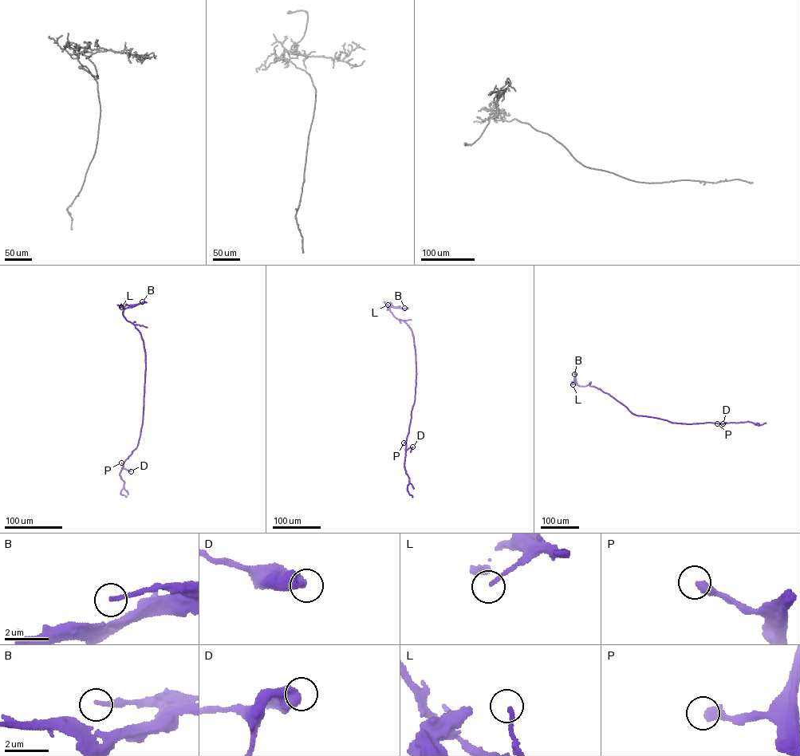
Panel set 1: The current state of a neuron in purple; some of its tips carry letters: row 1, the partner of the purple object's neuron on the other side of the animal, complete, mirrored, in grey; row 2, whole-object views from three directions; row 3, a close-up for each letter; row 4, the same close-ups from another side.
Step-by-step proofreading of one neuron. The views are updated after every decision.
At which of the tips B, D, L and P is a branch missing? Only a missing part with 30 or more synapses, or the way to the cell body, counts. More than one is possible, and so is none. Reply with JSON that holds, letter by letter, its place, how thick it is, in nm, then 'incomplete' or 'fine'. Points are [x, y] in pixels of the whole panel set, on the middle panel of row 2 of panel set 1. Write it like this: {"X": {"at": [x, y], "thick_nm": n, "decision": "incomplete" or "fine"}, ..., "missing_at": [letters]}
{"B": {"at": [404, 308], "thick_nm": 170, "decision": "fine"}, "D": {"at": [412, 446], "thick_nm": 600, "decision": "fine"}, "L": {"at": [388, 305], "thick_nm": 160, "decision": "incomplete"}, "P": {"at": [403, 442], "thick_nm": 400, "decision": "fine"}, "missing_at": ["L"]}

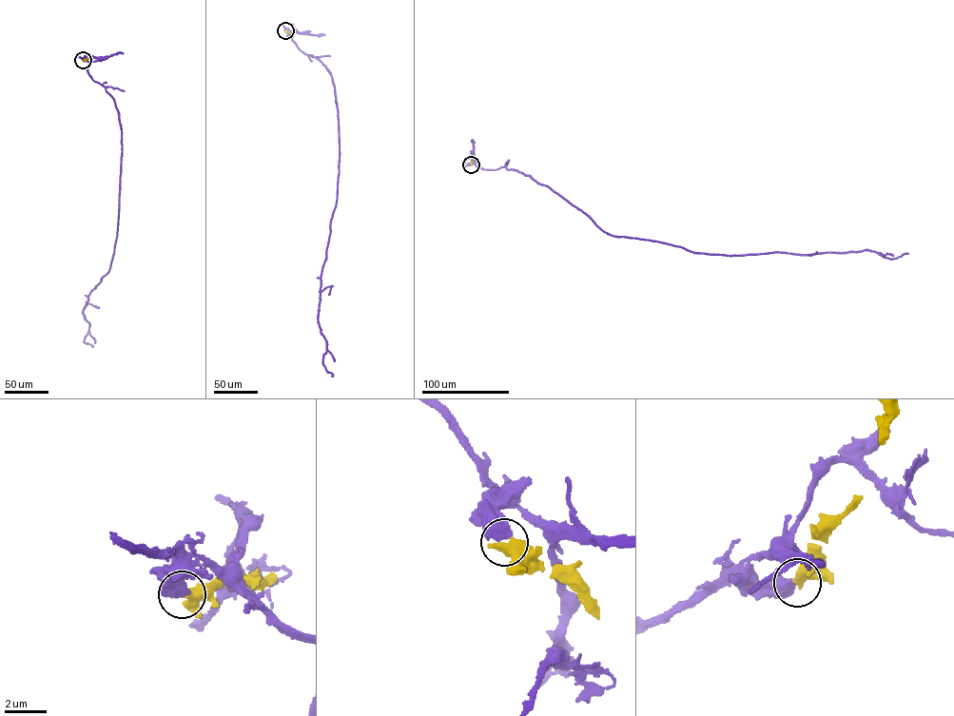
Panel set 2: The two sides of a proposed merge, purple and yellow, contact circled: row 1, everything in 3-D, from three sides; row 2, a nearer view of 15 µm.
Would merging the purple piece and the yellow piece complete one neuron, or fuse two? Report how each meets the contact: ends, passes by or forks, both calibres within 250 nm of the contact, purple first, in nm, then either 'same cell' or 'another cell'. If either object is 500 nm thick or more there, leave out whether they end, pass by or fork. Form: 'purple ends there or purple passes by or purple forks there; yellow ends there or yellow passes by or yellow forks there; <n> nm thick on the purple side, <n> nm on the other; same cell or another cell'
650 nm thick on the purple side, 550 nm on the other; another cell

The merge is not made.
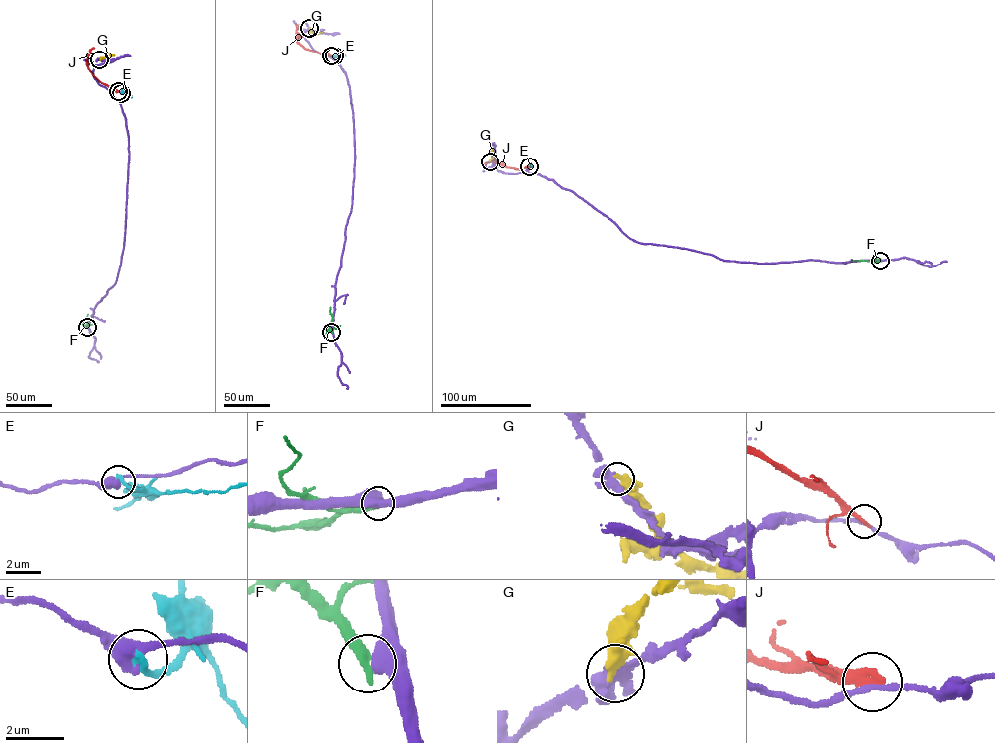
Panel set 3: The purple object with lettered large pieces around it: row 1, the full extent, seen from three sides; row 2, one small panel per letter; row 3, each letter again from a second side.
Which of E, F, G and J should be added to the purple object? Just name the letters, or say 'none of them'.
none of them

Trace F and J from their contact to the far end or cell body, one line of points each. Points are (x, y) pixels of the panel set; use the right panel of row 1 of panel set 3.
F: (880, 261), (852, 260)
J: (529, 166), (518, 169), (492, 161), (485, 163)

